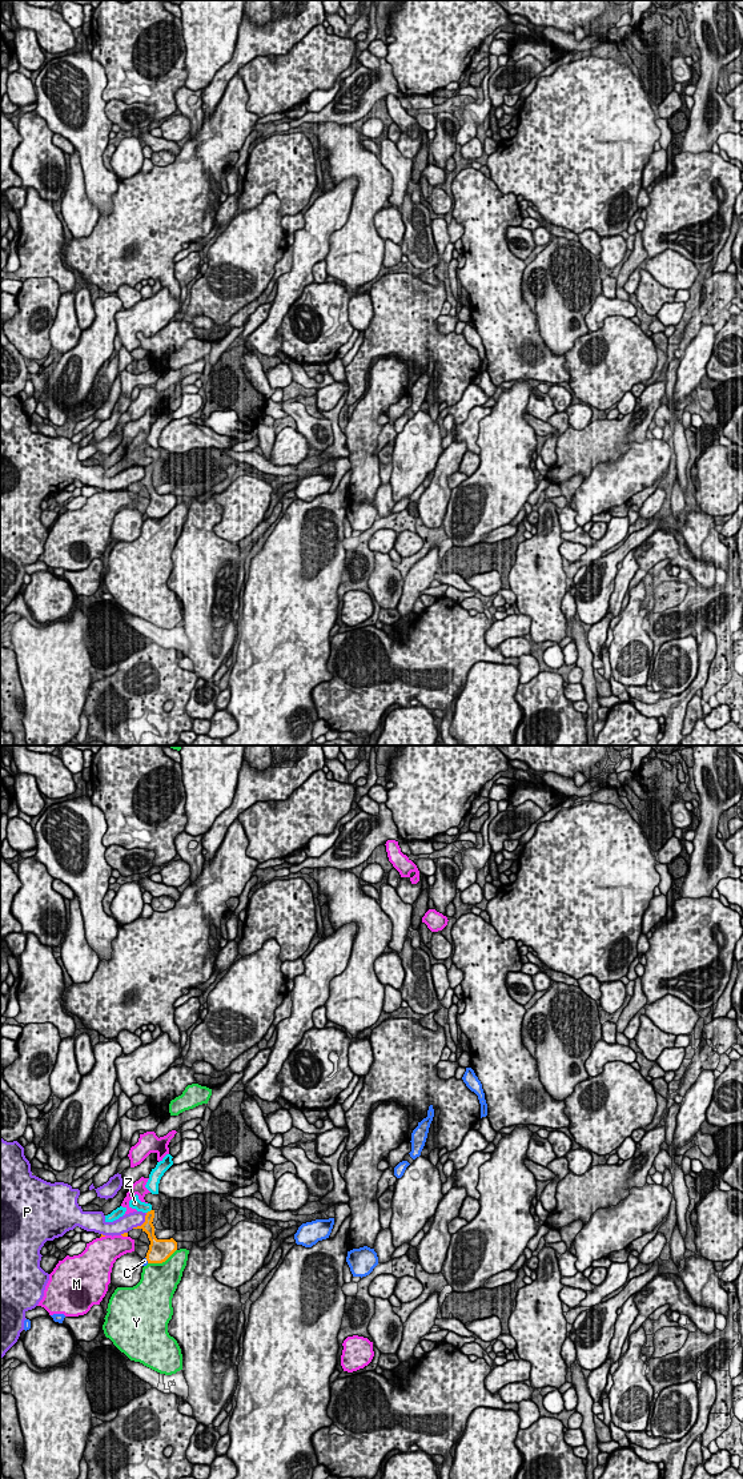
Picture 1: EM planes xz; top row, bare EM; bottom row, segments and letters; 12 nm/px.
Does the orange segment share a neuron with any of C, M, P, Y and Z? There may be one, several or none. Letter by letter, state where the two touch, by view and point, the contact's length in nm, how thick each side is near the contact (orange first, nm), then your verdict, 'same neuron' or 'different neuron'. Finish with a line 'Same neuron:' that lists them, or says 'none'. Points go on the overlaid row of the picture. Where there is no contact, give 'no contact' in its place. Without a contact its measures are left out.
C: contact xz (147, 1260); length 90 nm; calibres 280 and 60 nm; different neuron
M: contact xz (124, 1236); length 90 nm; calibres 60 and 320 nm; different neuron
P: contact xz (143, 1224); length 260 nm; calibres 140 and 200 nm; different neuron
Y: contact xz (161, 1262); length 400 nm; calibres 280 and 440 nm; different neuron
Z: contact xz (148, 1212); length 80 nm; calibres 140 and 140 nm; different neuron
Same neuron: none

